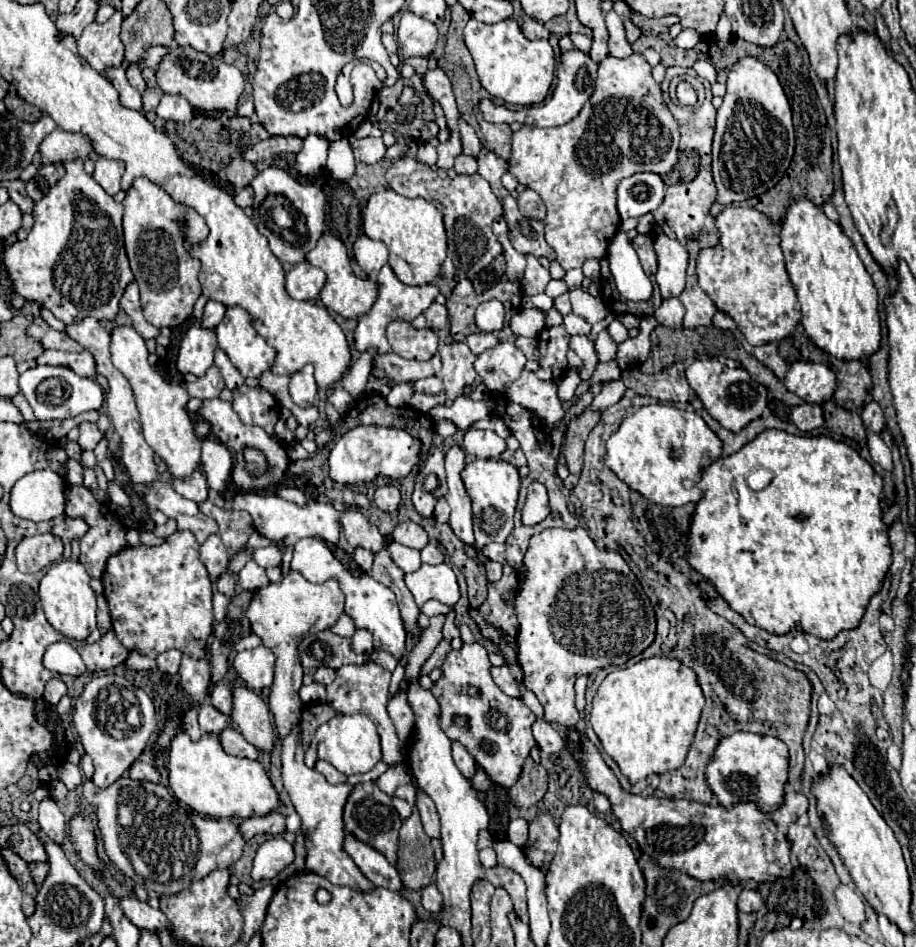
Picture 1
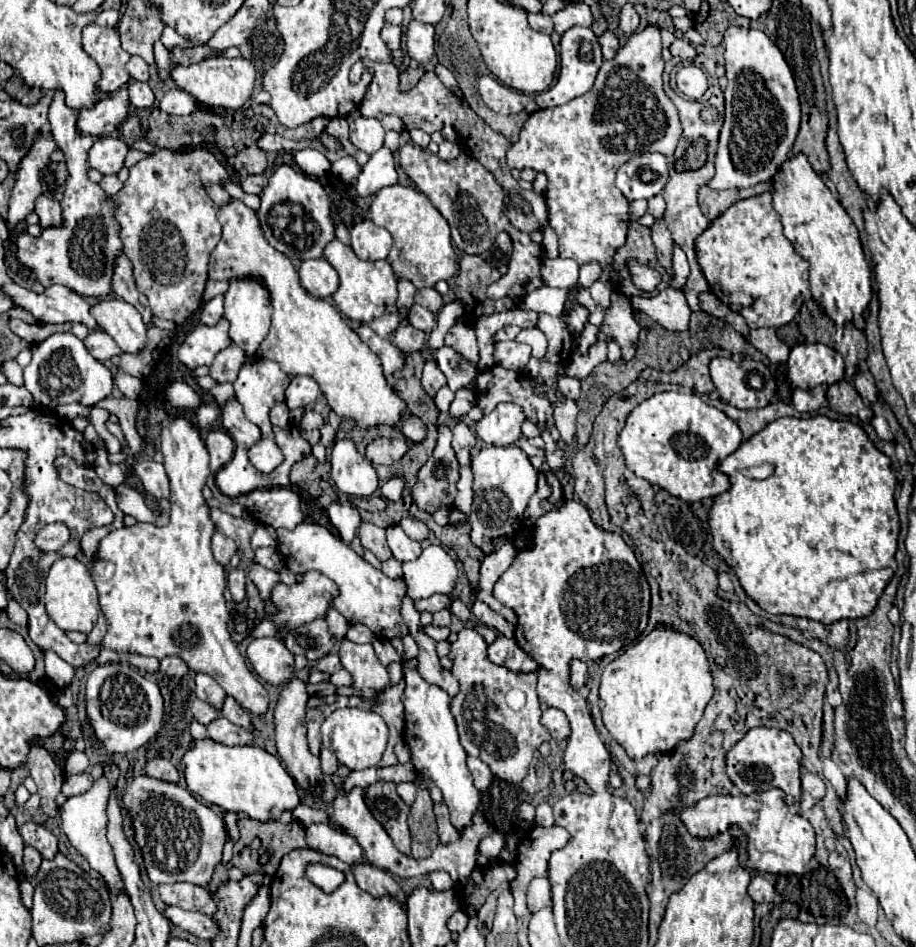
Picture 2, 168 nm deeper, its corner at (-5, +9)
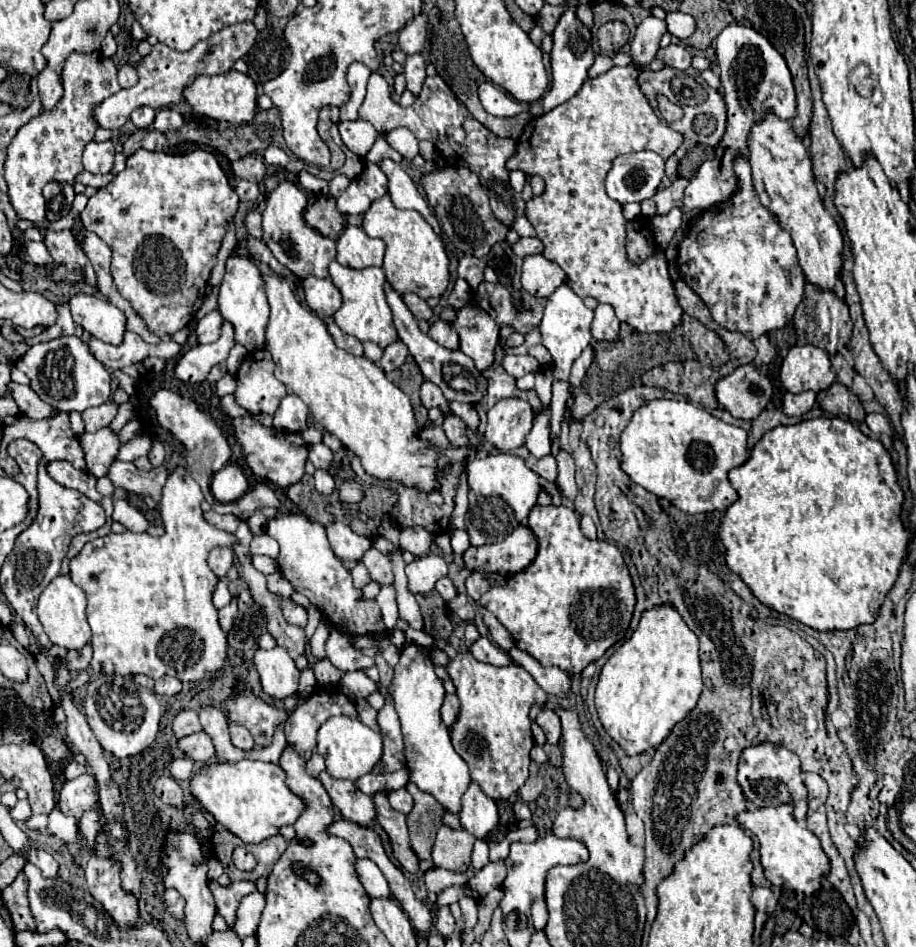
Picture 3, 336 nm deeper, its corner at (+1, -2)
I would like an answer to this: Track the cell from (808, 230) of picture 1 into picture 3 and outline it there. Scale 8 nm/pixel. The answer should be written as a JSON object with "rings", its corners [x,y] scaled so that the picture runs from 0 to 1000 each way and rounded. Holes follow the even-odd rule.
{"rings":[[[840,116],[829,129],[820,133],[816,154],[824,203],[829,205],[833,218],[837,218],[848,228],[855,243],[864,247],[881,298],[898,302],[898,306],[909,306],[920,279],[920,249],[892,205],[885,182],[885,167],[877,146],[868,141],[864,127],[855,127]]]}

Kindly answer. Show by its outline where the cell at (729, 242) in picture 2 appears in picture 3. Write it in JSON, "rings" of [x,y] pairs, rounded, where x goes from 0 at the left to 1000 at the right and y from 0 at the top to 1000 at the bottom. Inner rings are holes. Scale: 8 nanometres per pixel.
{"rings":[[[813,165],[800,169],[805,186],[802,205],[750,234],[750,247],[739,260],[739,287],[770,319],[778,338],[824,359],[840,348],[855,346],[877,317],[879,289],[872,281],[864,249],[850,239],[846,226],[829,213],[820,196],[820,175]]]}

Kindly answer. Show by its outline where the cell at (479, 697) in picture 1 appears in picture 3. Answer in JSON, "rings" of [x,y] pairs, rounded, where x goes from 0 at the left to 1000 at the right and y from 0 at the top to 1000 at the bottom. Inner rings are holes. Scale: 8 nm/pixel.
{"rings":[[[512,688],[499,691],[488,710],[499,727],[503,752],[492,771],[495,790],[512,807],[514,822],[536,845],[553,845],[575,824],[578,794],[582,790],[578,750],[582,743],[595,743],[597,731],[567,701],[538,703],[519,697]]]}

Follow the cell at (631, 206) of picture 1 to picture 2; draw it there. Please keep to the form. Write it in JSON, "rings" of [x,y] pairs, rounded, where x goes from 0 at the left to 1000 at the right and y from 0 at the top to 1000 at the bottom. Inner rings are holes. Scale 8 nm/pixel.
{"rings":[[[702,162],[687,168],[676,181],[671,195],[684,212],[711,210],[719,206],[728,193],[728,166],[722,162]]]}

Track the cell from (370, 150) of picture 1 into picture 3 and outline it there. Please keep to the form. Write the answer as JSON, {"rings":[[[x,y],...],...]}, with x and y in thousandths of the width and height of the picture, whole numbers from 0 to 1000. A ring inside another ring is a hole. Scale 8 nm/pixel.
{"rings":[[[392,125],[385,129],[370,129],[370,141],[374,152],[394,167],[401,165],[409,146],[414,144],[414,139],[405,133],[405,129]]]}

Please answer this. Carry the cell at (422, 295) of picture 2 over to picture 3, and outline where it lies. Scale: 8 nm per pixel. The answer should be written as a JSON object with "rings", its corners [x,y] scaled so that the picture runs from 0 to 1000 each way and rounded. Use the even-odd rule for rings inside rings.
{"rings":[[[440,310],[440,319],[444,321],[444,325],[451,329],[451,334],[455,338],[471,338],[473,336],[473,327],[455,310]]]}

